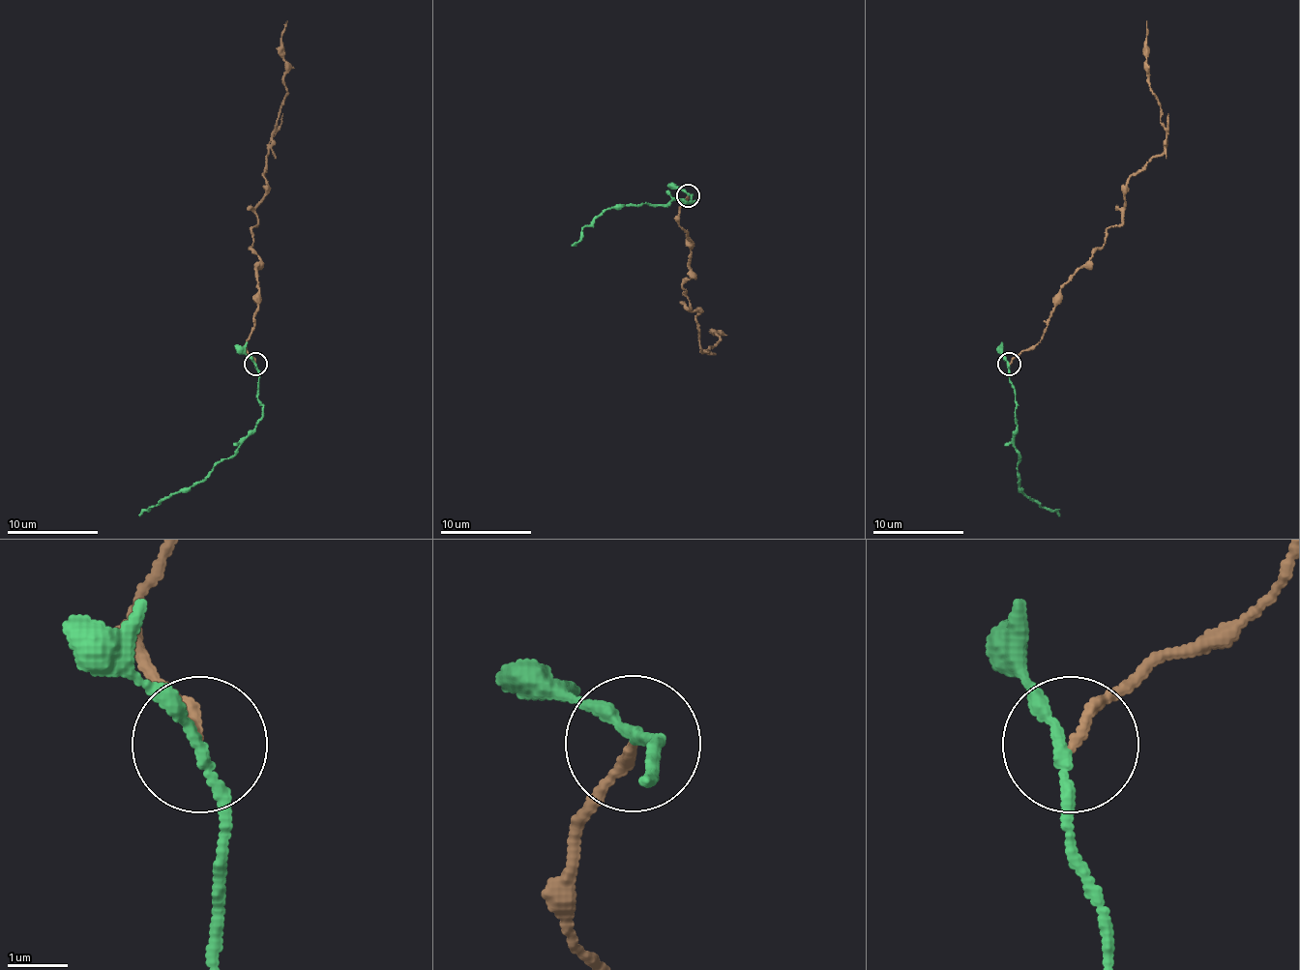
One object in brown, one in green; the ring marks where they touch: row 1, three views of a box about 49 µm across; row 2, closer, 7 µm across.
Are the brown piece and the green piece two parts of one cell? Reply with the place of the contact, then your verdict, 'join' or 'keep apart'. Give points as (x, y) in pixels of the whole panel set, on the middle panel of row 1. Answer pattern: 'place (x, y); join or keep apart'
place (688, 195); keep apart

